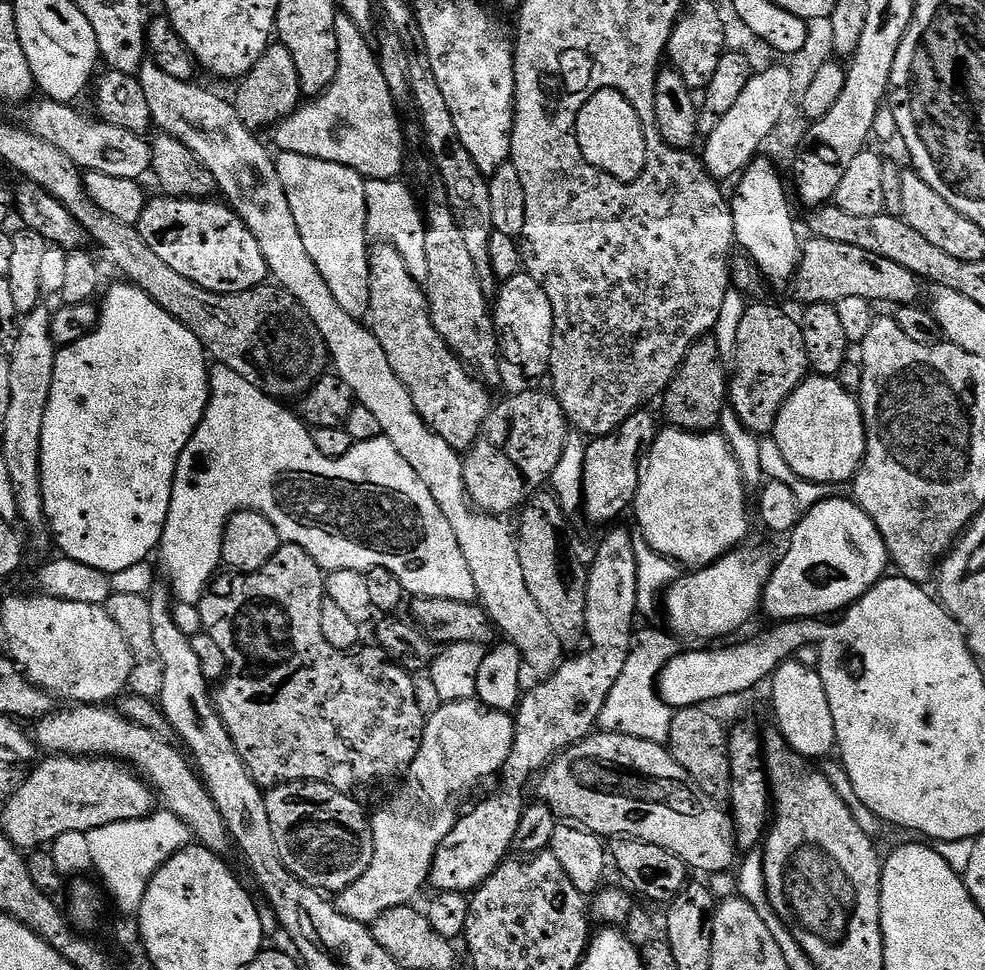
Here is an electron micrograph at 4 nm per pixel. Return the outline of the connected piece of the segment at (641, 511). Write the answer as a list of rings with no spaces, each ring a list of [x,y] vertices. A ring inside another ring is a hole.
[[[665,429],[657,431],[656,441],[640,466],[634,505],[637,529],[645,545],[660,556],[699,570],[743,545],[740,543],[748,536],[749,493],[732,447],[719,431]]]

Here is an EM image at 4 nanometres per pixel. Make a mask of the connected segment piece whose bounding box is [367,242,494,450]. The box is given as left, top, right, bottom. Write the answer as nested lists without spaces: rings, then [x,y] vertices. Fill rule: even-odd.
[[[377,243],[369,251],[368,261],[370,310],[367,319],[372,331],[382,338],[394,374],[398,374],[406,390],[410,390],[418,414],[422,414],[436,434],[446,438],[452,448],[471,448],[494,407],[494,399],[487,392],[485,381],[473,375],[468,365],[441,338],[438,330],[434,330],[425,289],[410,274],[395,246]]]

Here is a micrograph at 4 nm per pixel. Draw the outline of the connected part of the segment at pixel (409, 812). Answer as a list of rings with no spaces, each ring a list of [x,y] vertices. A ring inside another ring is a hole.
[[[477,699],[441,703],[439,707],[425,719],[422,746],[406,773],[408,785],[389,808],[371,813],[374,858],[366,874],[335,897],[336,909],[354,922],[371,926],[386,910],[415,901],[412,899],[429,883],[434,854],[446,834],[454,830],[464,796],[470,795],[480,780],[495,777],[510,758],[516,722],[509,713],[488,708]]]

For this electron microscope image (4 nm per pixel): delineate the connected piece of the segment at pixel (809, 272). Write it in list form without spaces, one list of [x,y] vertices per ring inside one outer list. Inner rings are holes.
[[[821,236],[803,241],[800,267],[794,277],[796,296],[804,306],[836,305],[842,302],[842,298],[866,298],[876,306],[914,304],[917,303],[916,291],[920,287],[920,277],[906,270],[906,266],[898,266],[898,262],[890,262],[890,258],[882,258],[882,254],[870,254],[870,250],[862,250],[846,242],[830,242]]]

